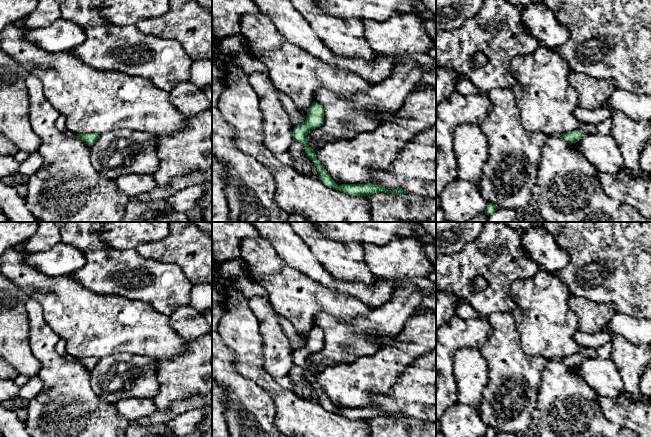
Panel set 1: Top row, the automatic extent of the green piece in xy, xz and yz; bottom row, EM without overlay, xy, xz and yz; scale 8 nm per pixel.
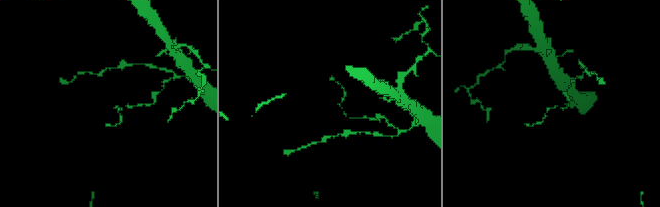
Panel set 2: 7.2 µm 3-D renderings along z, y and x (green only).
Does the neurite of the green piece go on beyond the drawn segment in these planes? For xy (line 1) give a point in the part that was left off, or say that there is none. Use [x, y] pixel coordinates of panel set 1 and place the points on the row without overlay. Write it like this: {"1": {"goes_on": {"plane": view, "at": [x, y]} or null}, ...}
{"1": {"goes_on": null}}

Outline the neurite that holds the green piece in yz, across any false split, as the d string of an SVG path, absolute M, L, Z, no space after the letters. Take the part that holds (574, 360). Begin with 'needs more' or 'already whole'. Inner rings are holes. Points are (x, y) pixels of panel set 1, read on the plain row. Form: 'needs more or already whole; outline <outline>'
already whole; outline M573 354L573 355L561 358L561 362L566 364L570 368L573 368L580 365L580 363L584 358L586 357L584 357L583 355Z

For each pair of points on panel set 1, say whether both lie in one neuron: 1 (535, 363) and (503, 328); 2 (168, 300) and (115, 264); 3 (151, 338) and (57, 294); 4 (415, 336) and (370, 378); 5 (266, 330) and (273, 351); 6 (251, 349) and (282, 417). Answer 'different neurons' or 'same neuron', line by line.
1: same neuron
2: same neuron
3: same neuron
4: same neuron
5: same neuron
6: same neuron

